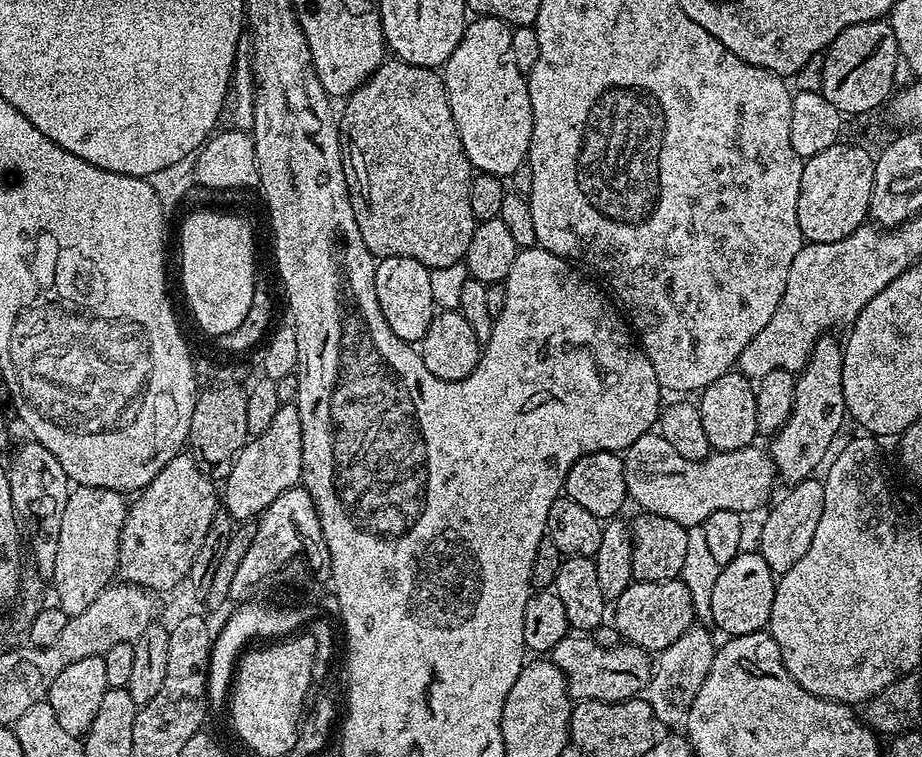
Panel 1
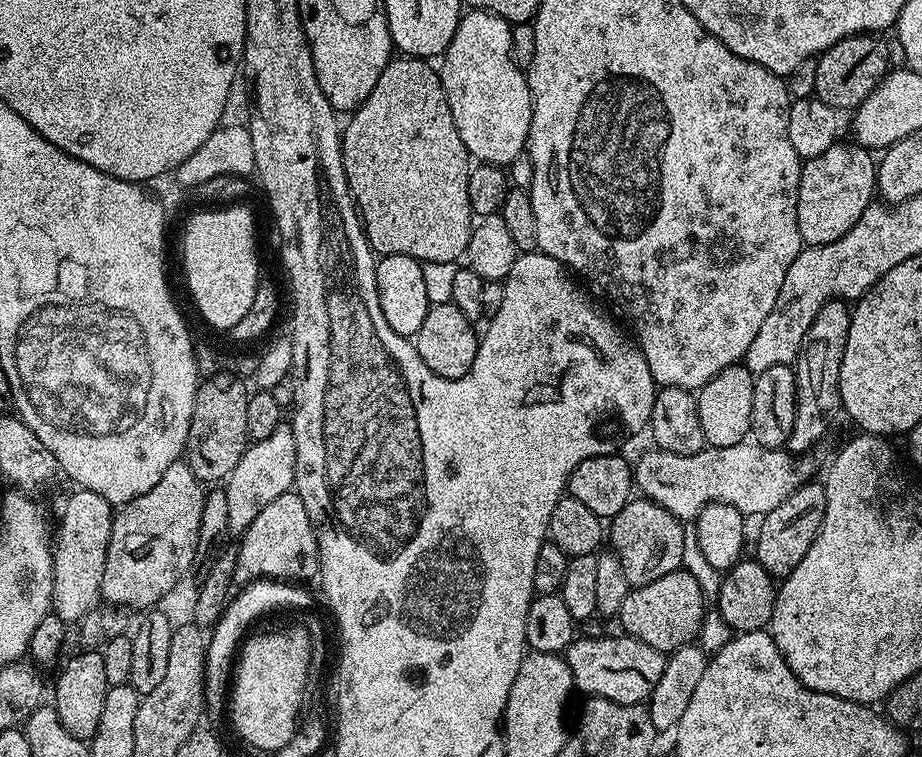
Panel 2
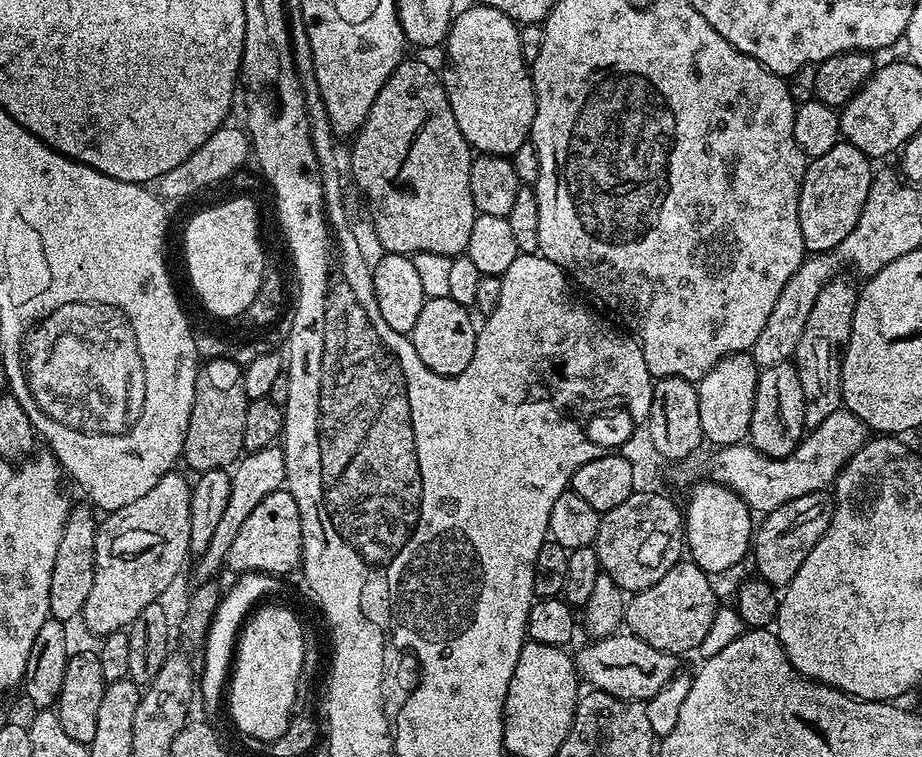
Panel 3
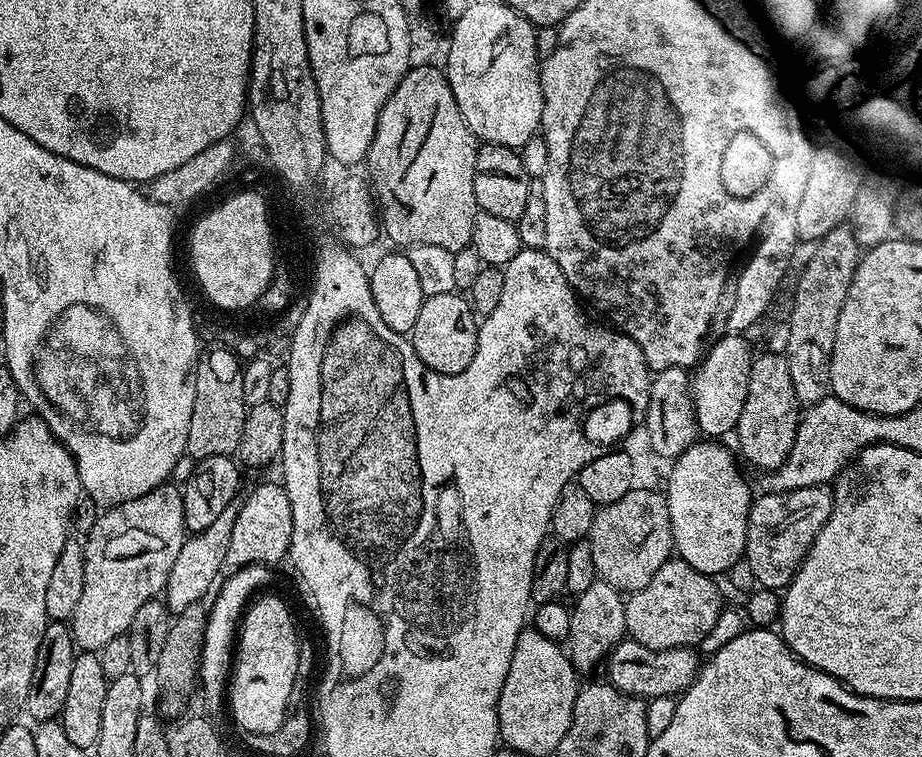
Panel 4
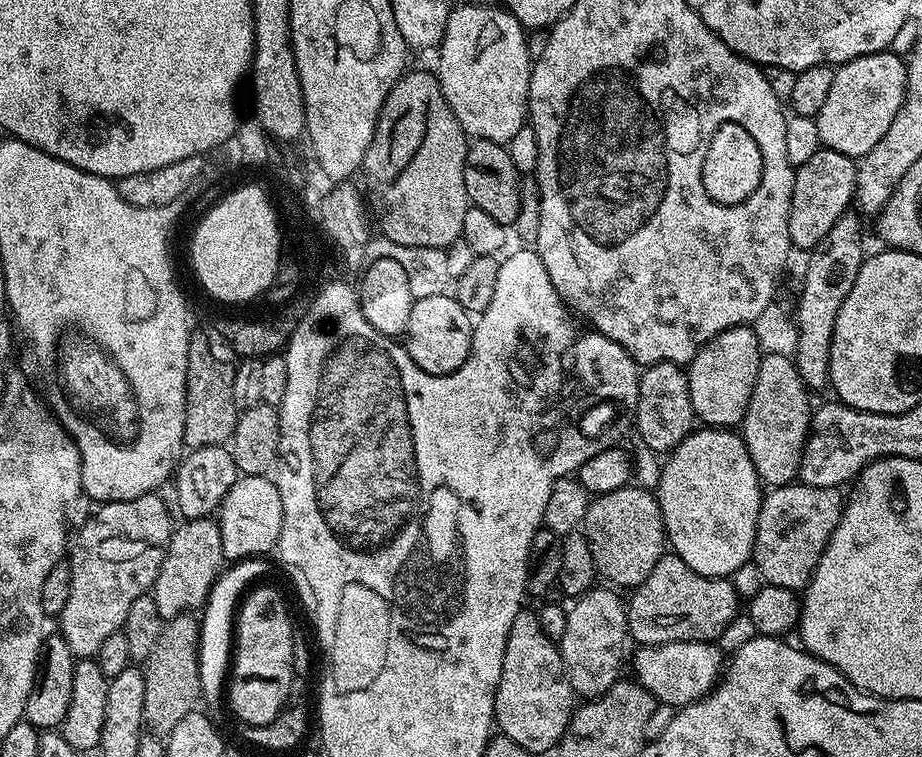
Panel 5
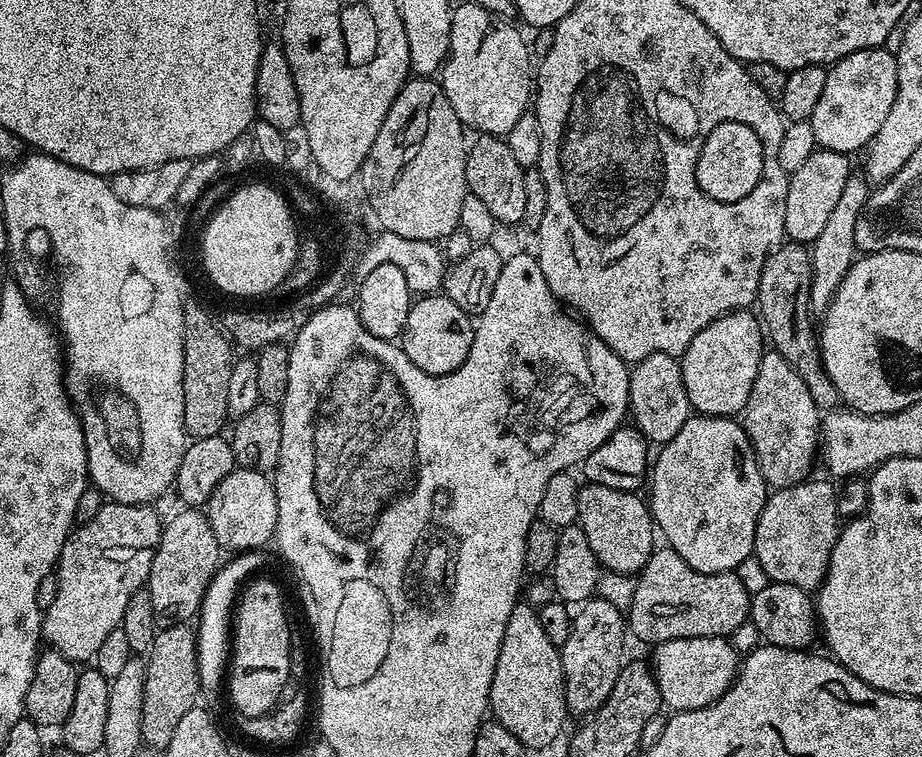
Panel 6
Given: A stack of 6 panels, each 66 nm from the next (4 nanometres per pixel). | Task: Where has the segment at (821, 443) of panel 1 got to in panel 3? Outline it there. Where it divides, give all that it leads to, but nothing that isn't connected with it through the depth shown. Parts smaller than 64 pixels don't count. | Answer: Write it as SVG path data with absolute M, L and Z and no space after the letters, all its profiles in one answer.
M844 274L833 276L822 286L818 298L814 298L814 306L810 309L810 316L806 318L806 326L802 326L802 338L798 338L794 363L802 382L804 422L809 429L818 427L825 418L830 418L830 414L834 414L842 406L840 361L844 345L850 338L857 295L857 285L852 285Z

